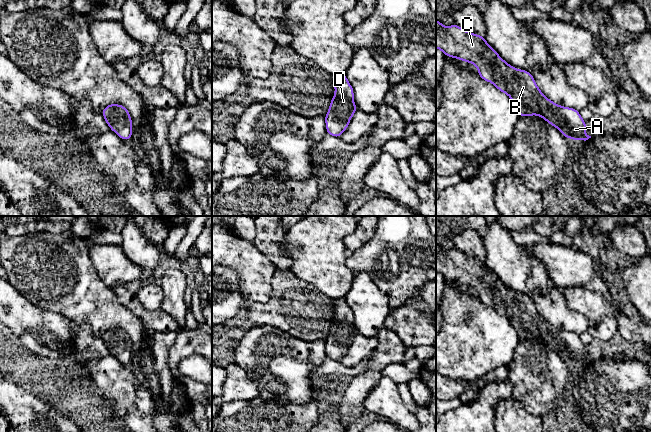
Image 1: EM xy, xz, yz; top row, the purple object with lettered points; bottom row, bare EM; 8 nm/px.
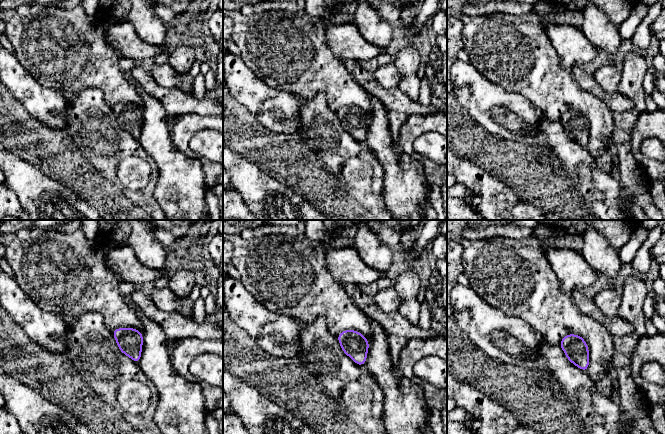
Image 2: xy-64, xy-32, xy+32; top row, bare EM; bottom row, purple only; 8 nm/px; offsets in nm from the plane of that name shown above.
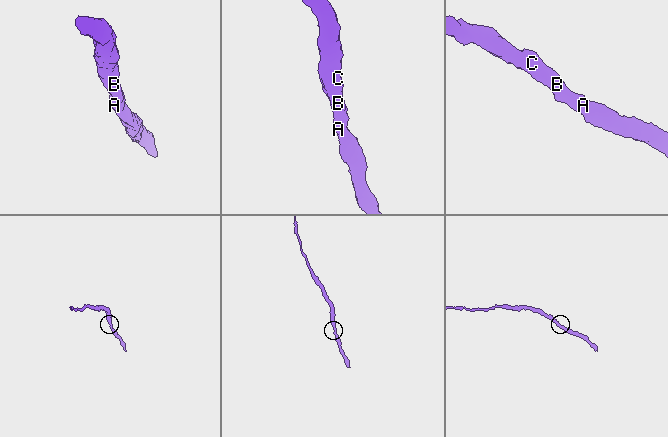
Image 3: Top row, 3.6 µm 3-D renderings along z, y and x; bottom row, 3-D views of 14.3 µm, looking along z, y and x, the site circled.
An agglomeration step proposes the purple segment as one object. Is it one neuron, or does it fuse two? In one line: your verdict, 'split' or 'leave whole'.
leave whole

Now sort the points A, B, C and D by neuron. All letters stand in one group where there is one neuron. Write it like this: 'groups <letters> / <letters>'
groups A B C D

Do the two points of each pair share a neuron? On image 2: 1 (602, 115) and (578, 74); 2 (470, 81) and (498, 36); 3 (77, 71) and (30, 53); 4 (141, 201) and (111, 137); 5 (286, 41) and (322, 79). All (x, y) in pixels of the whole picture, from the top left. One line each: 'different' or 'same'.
1: different
2: different
3: same
4: same
5: same

